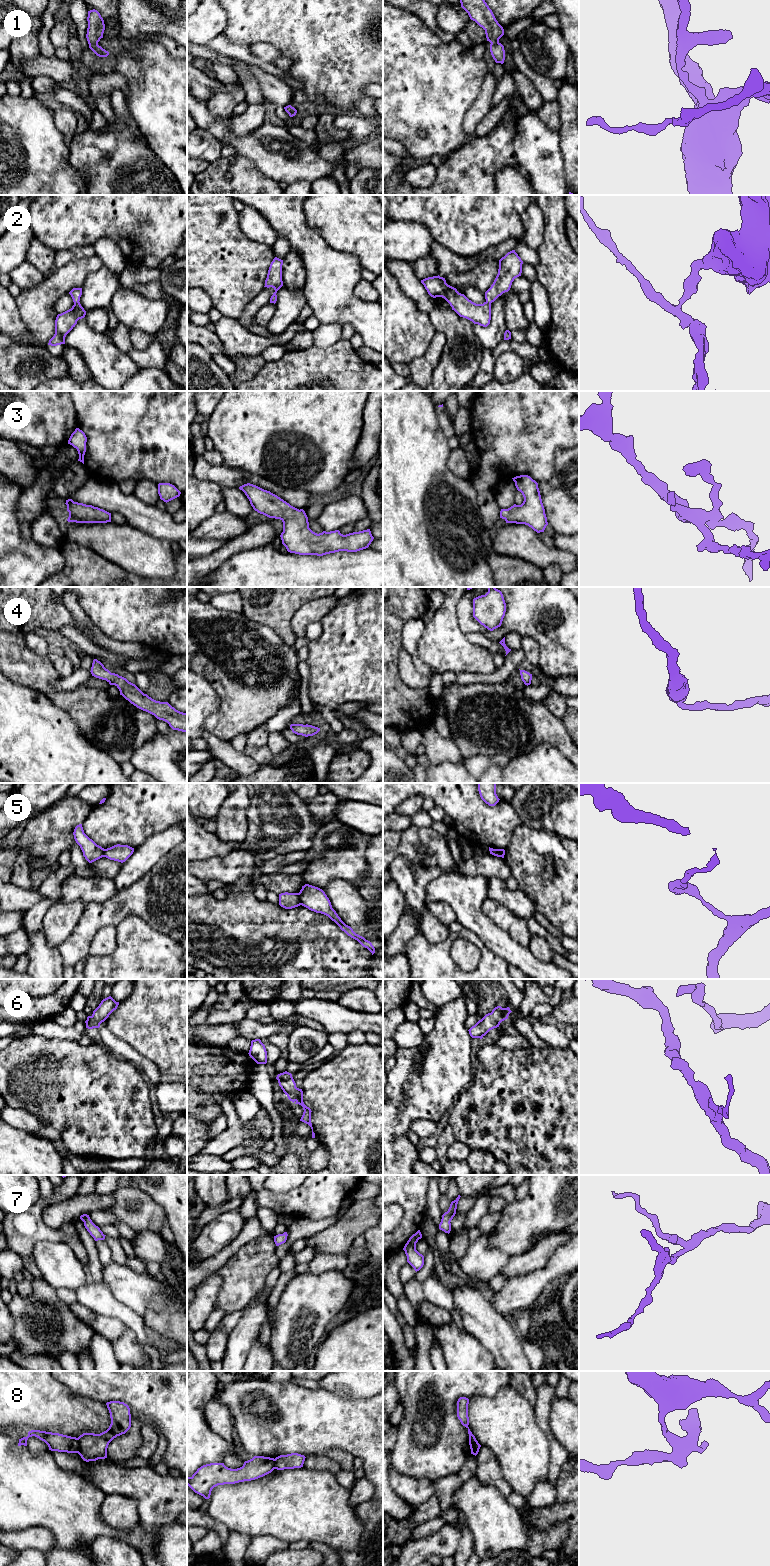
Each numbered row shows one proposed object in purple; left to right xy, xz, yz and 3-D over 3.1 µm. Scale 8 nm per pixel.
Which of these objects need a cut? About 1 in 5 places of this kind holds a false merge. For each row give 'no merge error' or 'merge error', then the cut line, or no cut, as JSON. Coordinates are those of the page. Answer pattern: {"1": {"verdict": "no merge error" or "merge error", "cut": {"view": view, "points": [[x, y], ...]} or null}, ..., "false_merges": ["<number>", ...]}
{"1": {"verdict": "no merge error", "cut": null}, "2": {"verdict": "no merge error", "cut": null}, "3": {"verdict": "no merge error", "cut": null}, "4": {"verdict": "no merge error", "cut": null}, "5": {"verdict": "merge error", "cut": {"view": "xz", "points": [[298, 893], [301, 904]]}}, "6": {"verdict": "no merge error", "cut": null}, "7": {"verdict": "no merge error", "cut": null}, "8": {"verdict": "merge error", "cut": {"view": "xy", "points": [[77, 1438], [78, 1452]]}}, "false_merges": ["5", "8"]}

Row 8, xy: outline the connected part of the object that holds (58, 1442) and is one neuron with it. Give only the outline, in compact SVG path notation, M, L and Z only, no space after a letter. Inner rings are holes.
M31 1430L27 1437L19 1439L18 1446L27 1446L29 1437L35 1436L44 1441L51 1451L78 1453L79 1441L76 1437L71 1437L59 1433L52 1433L40 1430Z

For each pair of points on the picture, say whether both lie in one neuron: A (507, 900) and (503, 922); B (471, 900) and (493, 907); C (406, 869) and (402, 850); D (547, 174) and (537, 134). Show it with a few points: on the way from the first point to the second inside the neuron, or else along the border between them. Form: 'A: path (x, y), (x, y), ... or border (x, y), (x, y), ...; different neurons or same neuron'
A: border (487, 897), (500, 902), (514, 914), (526, 920); different neurons
B: border (487, 896), (482, 904), (482, 911), (495, 924); different neurons
C: border (398, 854), (413, 864), (426, 867); different neurons
D: path (545, 164), (539, 157), (539, 144); same neuron

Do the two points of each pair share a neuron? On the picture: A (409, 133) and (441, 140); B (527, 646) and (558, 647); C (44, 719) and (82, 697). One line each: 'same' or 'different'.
A: same
B: different
C: different

